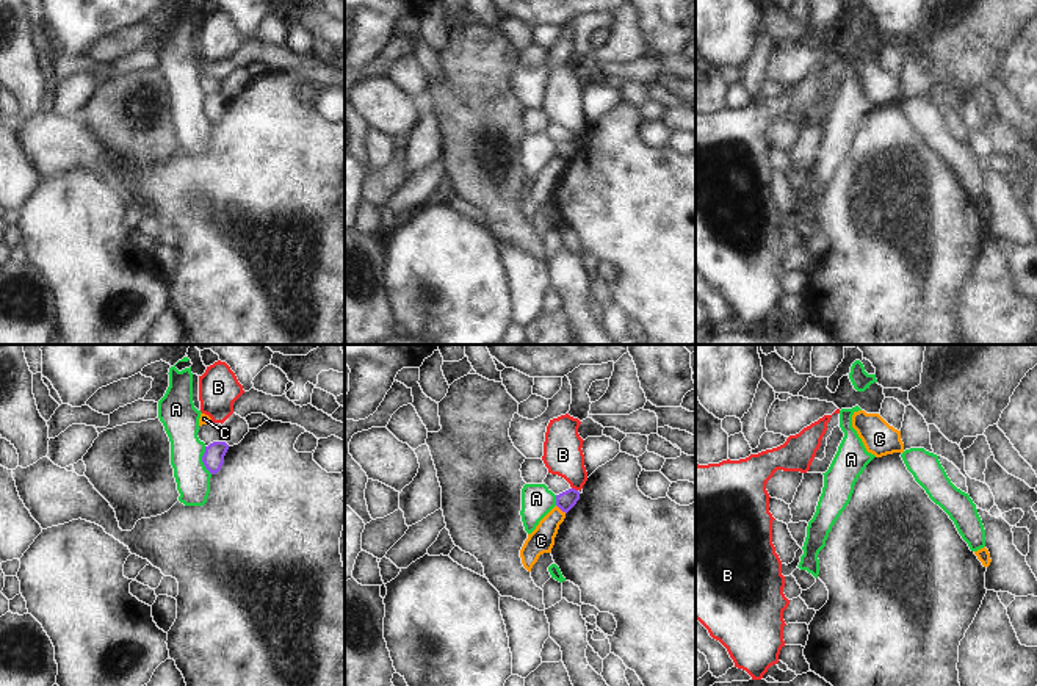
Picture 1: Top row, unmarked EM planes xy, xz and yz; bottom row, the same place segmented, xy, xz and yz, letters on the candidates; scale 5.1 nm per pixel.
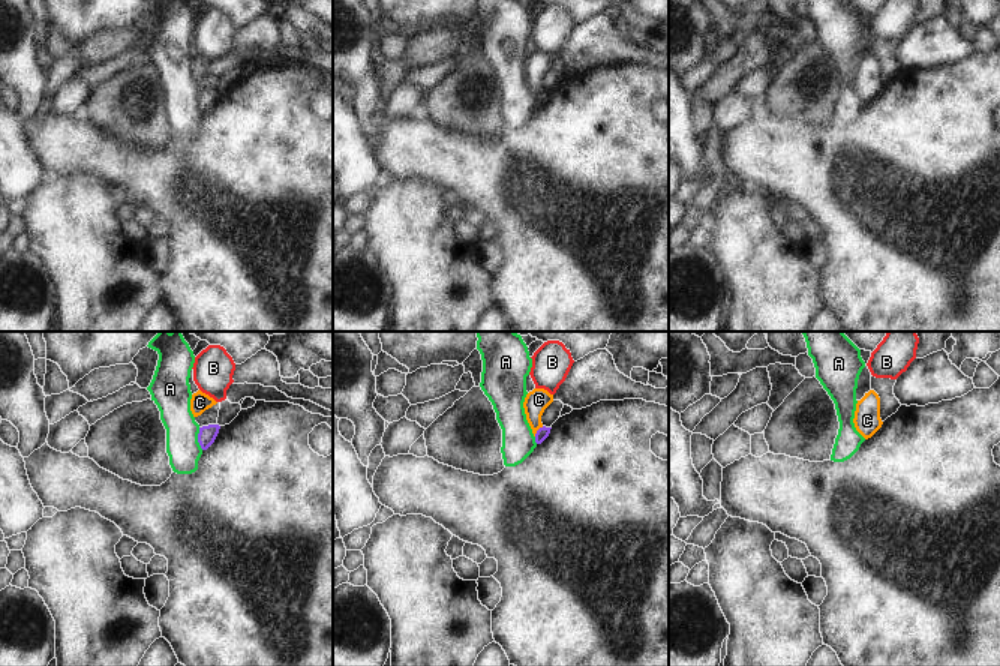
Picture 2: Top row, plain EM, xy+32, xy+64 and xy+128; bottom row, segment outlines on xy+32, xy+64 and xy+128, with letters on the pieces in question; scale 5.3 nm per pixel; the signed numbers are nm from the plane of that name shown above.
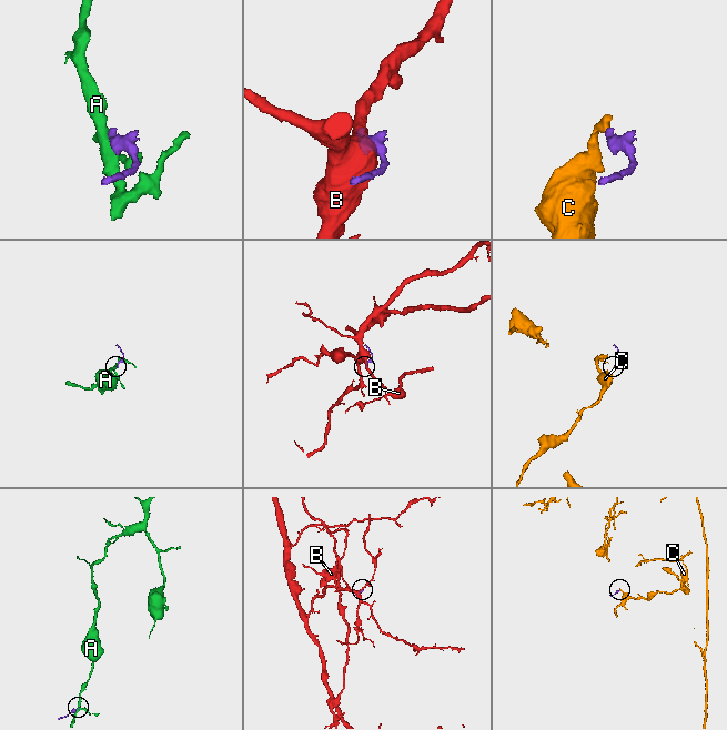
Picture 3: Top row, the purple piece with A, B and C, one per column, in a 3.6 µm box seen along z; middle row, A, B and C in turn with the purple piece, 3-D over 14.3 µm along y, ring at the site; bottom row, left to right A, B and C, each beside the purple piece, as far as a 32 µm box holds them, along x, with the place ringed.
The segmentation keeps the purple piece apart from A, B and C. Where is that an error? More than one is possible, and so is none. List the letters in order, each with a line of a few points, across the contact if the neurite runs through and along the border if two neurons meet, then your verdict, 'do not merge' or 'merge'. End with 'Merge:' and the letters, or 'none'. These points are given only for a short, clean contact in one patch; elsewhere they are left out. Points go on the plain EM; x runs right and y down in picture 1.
A: xy (204, 96), (202, 113), (212, 122) | do not merge
B: xz (572, 137), (577, 140) | do not merge
C: xz (556, 154), (566, 162) | do not merge
Merge: none

